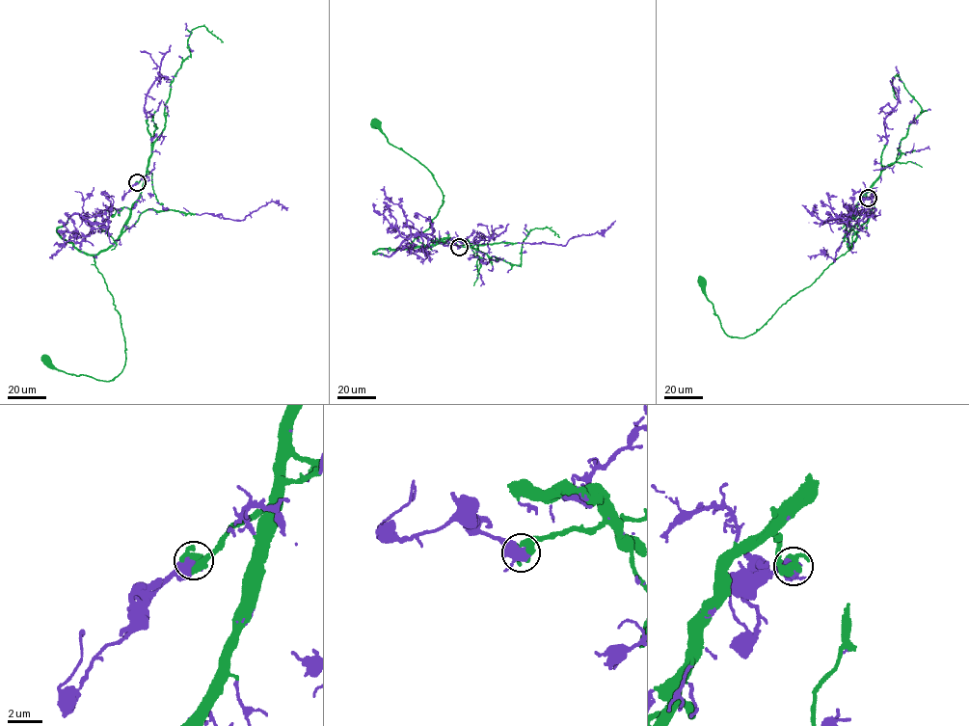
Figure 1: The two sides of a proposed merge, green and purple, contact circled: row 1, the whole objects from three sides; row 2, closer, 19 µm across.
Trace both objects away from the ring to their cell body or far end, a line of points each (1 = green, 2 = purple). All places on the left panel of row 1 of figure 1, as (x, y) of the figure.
1: (137, 182), (145, 177), (121, 236), (94, 260), (120, 316), (123, 367), (105, 381), (66, 372), (46, 360)
2: (137, 182), (125, 207), (142, 201), (148, 174), (163, 209), (242, 220), (272, 201), (288, 207)

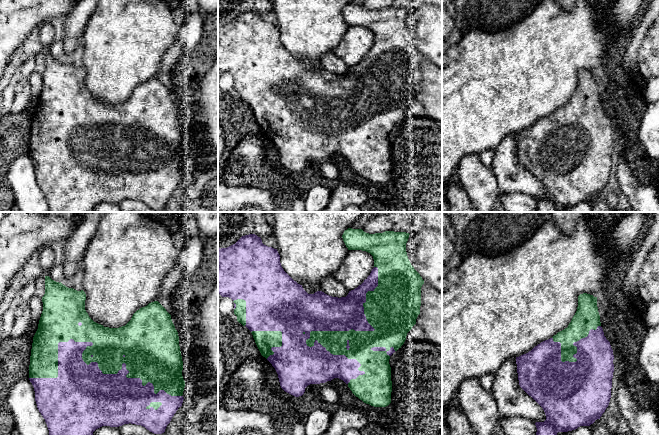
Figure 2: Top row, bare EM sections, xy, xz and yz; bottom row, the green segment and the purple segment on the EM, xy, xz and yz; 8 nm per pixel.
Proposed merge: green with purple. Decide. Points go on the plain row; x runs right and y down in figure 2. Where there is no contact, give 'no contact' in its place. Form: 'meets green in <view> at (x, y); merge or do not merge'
meets green in xy at (88, 140); merge

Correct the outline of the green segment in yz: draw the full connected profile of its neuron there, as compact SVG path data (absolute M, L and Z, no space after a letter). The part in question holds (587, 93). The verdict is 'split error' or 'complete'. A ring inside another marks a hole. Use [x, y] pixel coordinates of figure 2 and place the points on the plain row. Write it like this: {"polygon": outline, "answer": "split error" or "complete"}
{"polygon": "M587 69L580 70L577 87L567 104L541 118L528 129L516 133L520 163L543 184L546 191L544 198L535 199L537 204L535 212L558 212L558 208L590 202L600 195L611 174L613 136L613 126L601 103L597 73Z", "answer": "split error"}

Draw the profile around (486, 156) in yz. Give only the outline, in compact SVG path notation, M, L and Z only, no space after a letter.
M490 149L490 150L485 150L480 154L480 159L481 161L485 164L490 166L493 162L493 158L494 158L494 153L495 150L494 149Z

